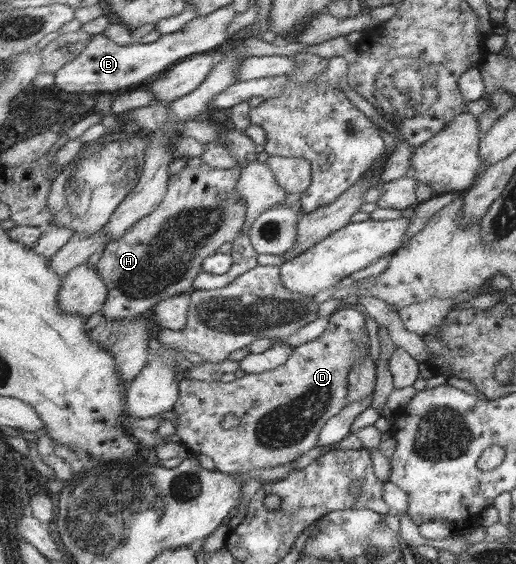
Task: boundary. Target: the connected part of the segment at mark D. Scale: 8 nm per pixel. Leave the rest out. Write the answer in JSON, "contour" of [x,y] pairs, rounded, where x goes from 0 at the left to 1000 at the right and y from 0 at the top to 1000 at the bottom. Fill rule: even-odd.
{"contour":[[[682,544],[674,550],[653,550],[641,557],[632,587],[603,606],[572,617],[556,642],[533,656],[502,663],[477,661],[448,677],[353,672],[345,683],[349,706],[333,723],[345,738],[339,762],[349,787],[359,791],[372,809],[393,805],[413,814],[421,833],[444,840],[568,821],[612,791],[628,752],[669,723],[674,663],[698,635],[682,606],[694,599],[713,603],[705,557]],[[440,734],[453,734],[465,746],[459,755],[436,762],[426,757],[426,748]]]}

